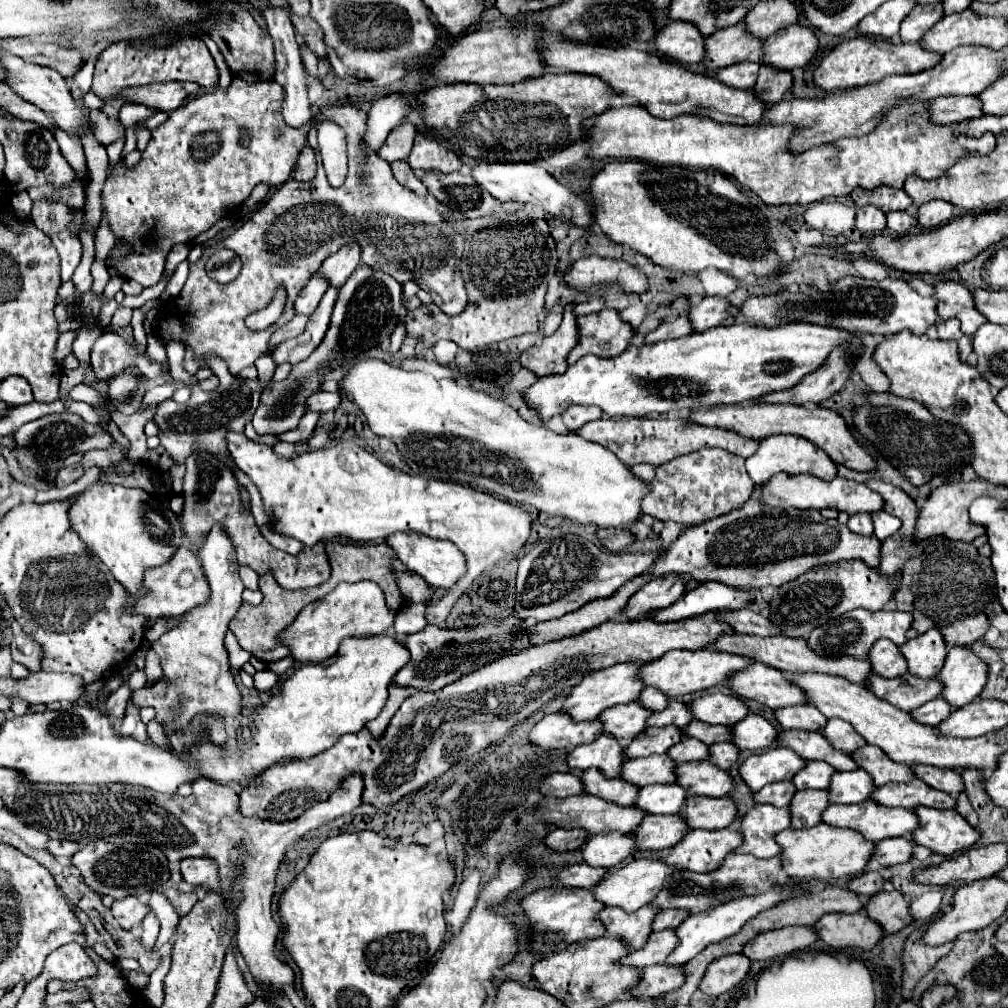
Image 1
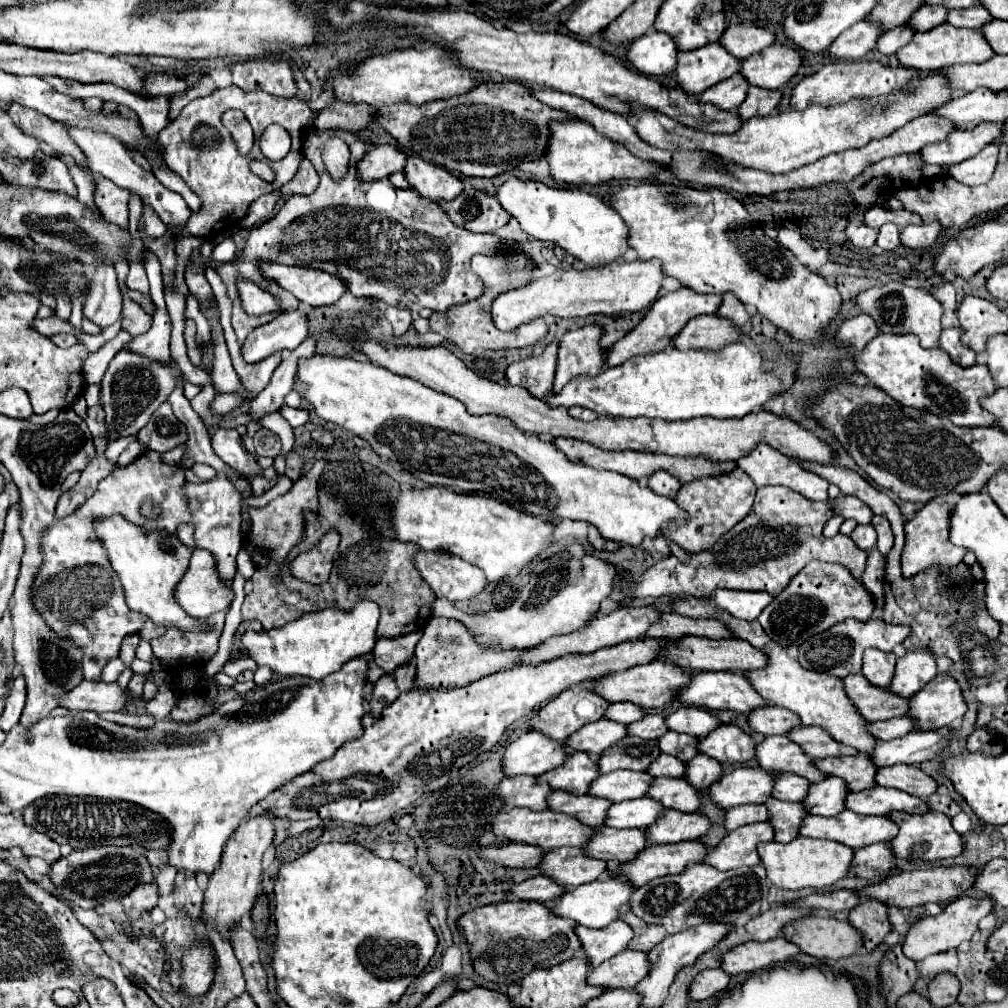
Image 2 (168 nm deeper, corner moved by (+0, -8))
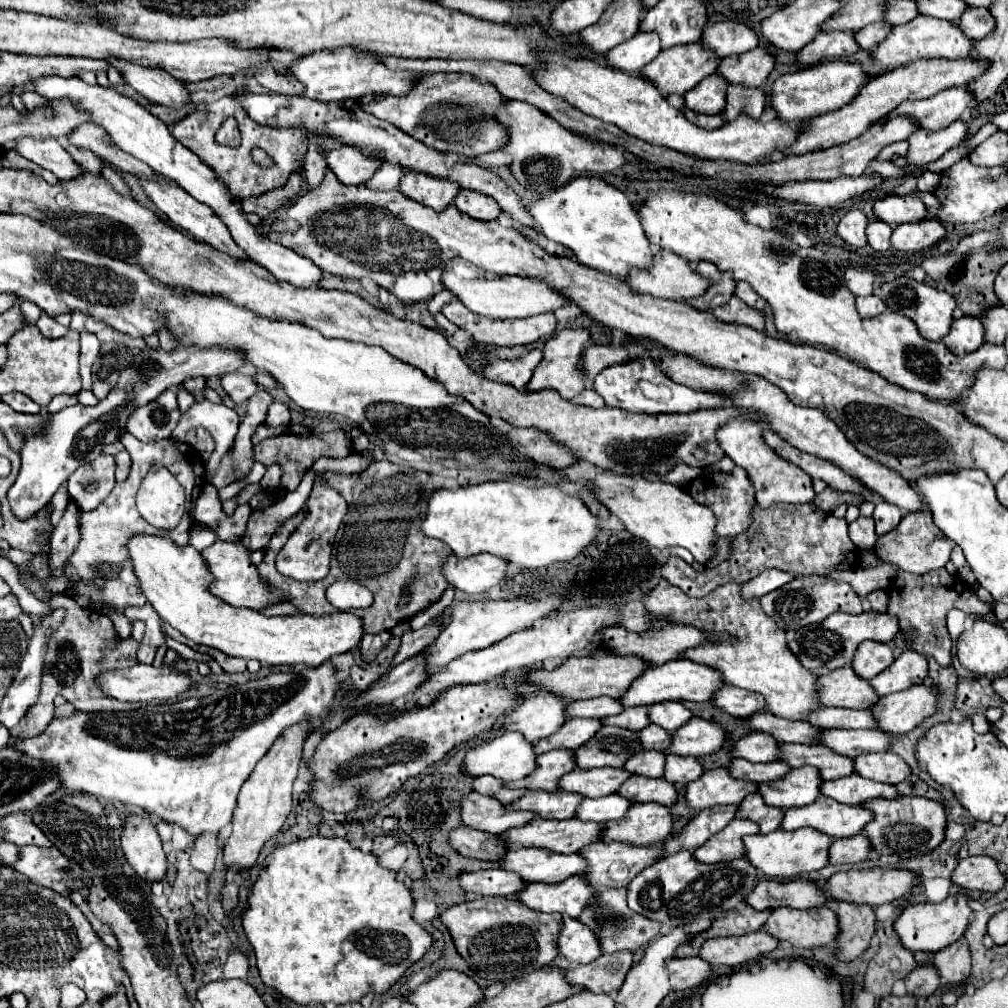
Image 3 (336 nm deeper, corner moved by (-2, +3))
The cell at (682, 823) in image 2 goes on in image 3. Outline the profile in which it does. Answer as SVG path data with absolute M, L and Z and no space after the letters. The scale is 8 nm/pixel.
M635 803L625 817L605 823L601 841L623 841L635 845L653 845L673 833L673 815L665 805Z

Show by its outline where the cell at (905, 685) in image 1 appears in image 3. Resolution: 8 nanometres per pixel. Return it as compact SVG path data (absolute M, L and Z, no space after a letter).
M853 667L835 669L819 677L821 703L827 707L849 707L849 709L871 709L879 695L863 679L853 673Z

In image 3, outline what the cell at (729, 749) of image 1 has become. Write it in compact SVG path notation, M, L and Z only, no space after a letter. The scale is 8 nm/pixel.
M667 755L665 775L663 775L667 781L671 781L679 787L685 787L691 781L697 781L701 775L703 775L703 765L695 757Z

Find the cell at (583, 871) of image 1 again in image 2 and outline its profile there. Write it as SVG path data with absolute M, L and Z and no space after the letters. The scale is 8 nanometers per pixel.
M535 876L535 878L529 878L525 882L519 882L515 886L511 886L511 900L527 900L527 902L541 902L541 904L547 904L547 902L553 902L555 898L559 898L559 894L563 892L565 888L559 888L559 884L555 884L553 880L547 880L545 876Z

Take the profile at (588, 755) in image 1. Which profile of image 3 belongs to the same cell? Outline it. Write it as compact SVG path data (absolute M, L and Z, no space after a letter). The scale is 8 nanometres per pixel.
M557 749L549 751L537 757L537 769L529 775L523 777L521 781L513 781L507 787L511 789L543 789L543 791L559 791L559 779L565 773L571 773L577 763L573 763L575 751L571 749Z

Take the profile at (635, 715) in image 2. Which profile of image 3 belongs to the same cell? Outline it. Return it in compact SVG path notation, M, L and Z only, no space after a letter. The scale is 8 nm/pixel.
M595 697L595 699L585 699L585 701L571 701L567 705L567 715L569 717L607 717L607 715L619 715L625 707L621 701L613 697Z

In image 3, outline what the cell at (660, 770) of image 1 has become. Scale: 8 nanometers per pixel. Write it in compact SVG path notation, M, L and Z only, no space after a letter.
M575 769L561 777L559 787L563 791L579 793L583 797L605 797L611 793L617 793L617 789L631 777L627 769Z

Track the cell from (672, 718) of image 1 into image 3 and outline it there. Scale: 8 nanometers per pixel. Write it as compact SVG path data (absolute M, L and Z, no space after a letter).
M649 707L625 709L619 715L605 717L603 725L619 725L619 727L627 727L627 729L633 729L633 731L641 731L647 725L651 725L651 721L649 721Z

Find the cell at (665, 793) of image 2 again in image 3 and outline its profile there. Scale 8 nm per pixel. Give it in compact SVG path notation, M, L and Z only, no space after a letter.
M633 775L629 777L629 781L625 781L619 789L619 793L631 801L637 803L647 803L647 801L655 801L659 805L671 807L677 803L679 799L679 791L675 785L669 785L669 781L661 779L651 779L651 777L641 777L641 775Z

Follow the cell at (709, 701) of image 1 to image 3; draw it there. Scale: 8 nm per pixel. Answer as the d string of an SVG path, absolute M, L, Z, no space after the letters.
M667 701L667 703L657 703L657 705L649 707L651 723L655 723L663 729L669 729L669 731L677 731L691 717L693 717L693 713L679 701Z

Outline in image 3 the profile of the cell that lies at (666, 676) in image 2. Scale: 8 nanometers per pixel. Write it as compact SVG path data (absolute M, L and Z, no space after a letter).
M597 653L597 655L581 655L581 657L573 655L557 669L553 669L553 671L537 669L537 671L531 671L529 675L525 675L525 679L527 679L527 683L535 683L541 689L553 691L559 697L565 697L571 701L593 699L593 697L601 697L601 695L609 695L609 697L617 699L649 667L651 665L645 665L645 661L641 661L641 657L617 657L613 653Z

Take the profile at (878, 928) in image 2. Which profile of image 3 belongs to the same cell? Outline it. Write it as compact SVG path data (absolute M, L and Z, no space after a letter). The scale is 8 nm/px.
M839 903L837 907L839 917L839 959L841 961L853 961L857 959L871 943L871 937L875 933L877 917L873 907L869 905L851 905L851 903Z

